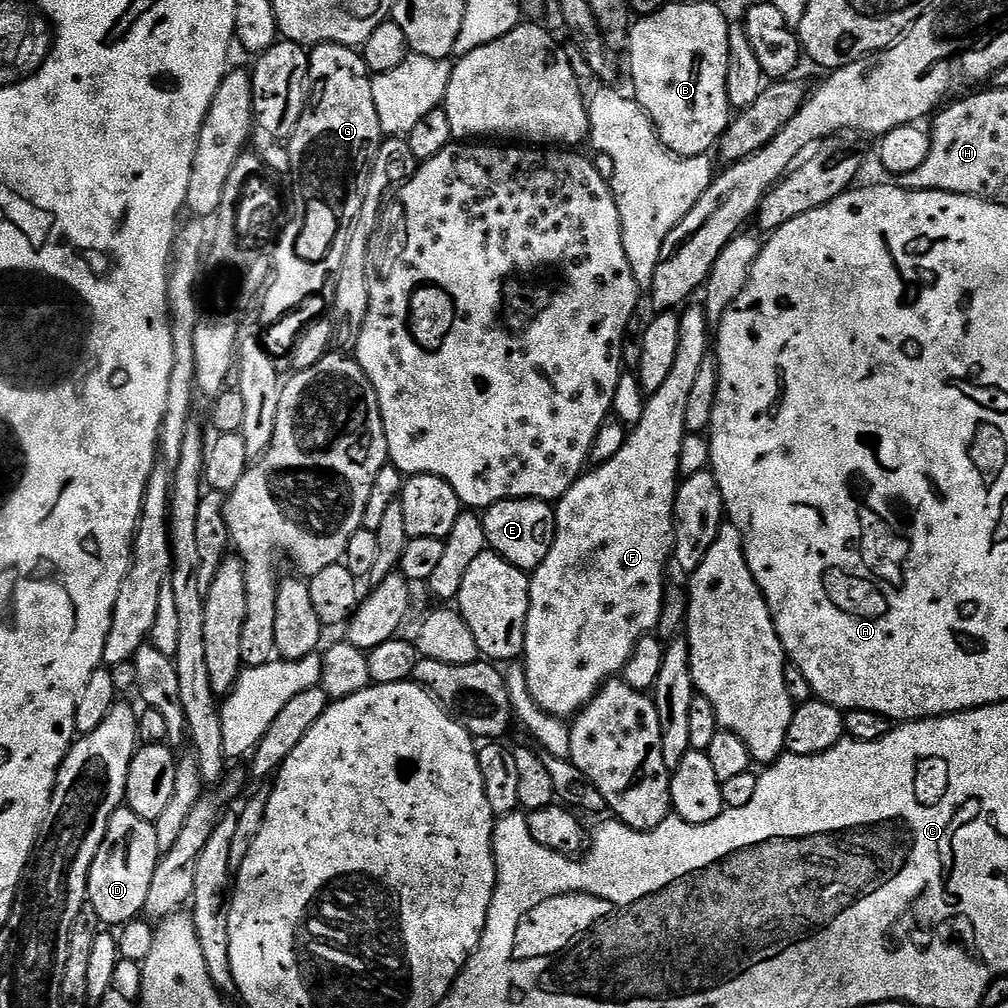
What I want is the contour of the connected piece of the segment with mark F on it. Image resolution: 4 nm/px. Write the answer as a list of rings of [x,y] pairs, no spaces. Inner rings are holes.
[[[703,307],[683,309],[680,317],[678,355],[666,382],[647,397],[645,413],[629,431],[628,441],[610,458],[610,462],[585,471],[555,505],[556,537],[550,554],[531,573],[528,589],[530,606],[526,618],[526,638],[522,667],[530,694],[552,716],[575,717],[591,702],[605,680],[623,673],[626,662],[643,636],[655,633],[660,626],[664,605],[664,575],[673,559],[674,502],[681,479],[679,455],[688,432],[686,406],[690,390],[698,379],[702,362],[710,356],[710,325]]]

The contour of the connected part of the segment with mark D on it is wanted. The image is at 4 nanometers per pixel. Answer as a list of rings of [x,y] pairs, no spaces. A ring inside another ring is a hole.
[[[127,806],[116,808],[88,875],[87,903],[94,906],[101,925],[123,926],[143,913],[146,894],[150,894],[150,882],[154,882],[154,870],[160,865],[161,855],[162,842],[155,823],[134,814]]]

